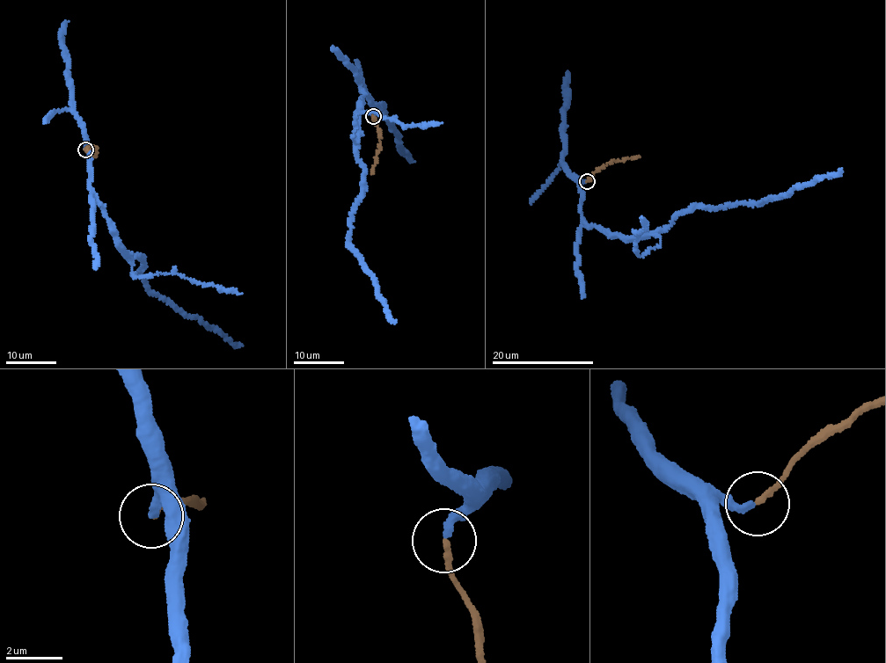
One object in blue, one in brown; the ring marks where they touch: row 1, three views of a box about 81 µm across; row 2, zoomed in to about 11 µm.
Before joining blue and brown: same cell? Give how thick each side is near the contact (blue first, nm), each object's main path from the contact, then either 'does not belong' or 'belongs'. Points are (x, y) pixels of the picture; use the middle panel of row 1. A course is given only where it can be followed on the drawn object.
calibres 260 and 200 nm; course blue (372, 115), (377, 109), (361, 89), (357, 153), (364, 183), (350, 221), (351, 248), (395, 322); course brown (372, 116), (380, 140), (372, 173); belongs

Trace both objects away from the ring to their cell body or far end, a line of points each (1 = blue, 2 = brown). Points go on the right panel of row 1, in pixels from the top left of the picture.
1: (587, 181), (580, 182), (582, 222), (628, 237), (656, 232), (695, 207), (787, 194), (840, 169)
2: (588, 181), (594, 172), (605, 164), (639, 156)

